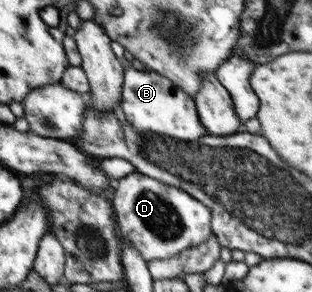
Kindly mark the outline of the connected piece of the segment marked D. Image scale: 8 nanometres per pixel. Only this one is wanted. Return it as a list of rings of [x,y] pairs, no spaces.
[[[134,172],[115,182],[110,202],[118,217],[121,236],[146,261],[179,256],[183,250],[203,243],[213,234],[210,210],[180,188]]]

